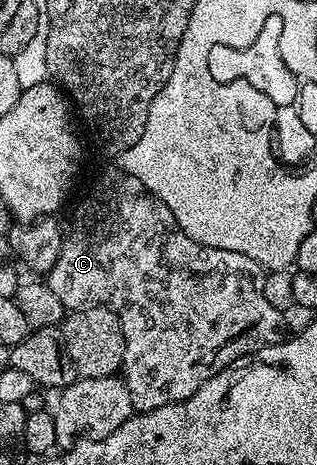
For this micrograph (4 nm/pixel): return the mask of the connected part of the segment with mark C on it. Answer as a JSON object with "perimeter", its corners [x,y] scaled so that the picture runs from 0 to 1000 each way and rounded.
{"perimeter":[[[372,359],[338,363],[287,400],[274,406],[274,417],[237,441],[237,460],[224,467],[224,486],[215,482],[199,497],[199,520],[192,523],[192,548],[180,548],[180,566],[142,591],[151,617],[180,632],[180,643],[192,643],[202,667],[221,669],[240,658],[265,656],[331,656],[375,682],[382,712],[394,720],[394,772],[382,796],[382,815],[397,824],[413,860],[413,877],[426,888],[467,888],[495,875],[543,871],[562,862],[596,858],[644,828],[672,806],[694,802],[710,789],[722,789],[779,759],[808,759],[817,751],[833,751],[852,742],[896,731],[893,682],[896,675],[874,660],[858,660],[849,643],[836,643],[830,624],[830,598],[836,581],[785,548],[760,548],[748,540],[710,540],[685,531],[659,531],[596,514],[552,480],[546,454],[508,437],[479,419],[457,394],[445,385],[420,385],[397,368]]]}

